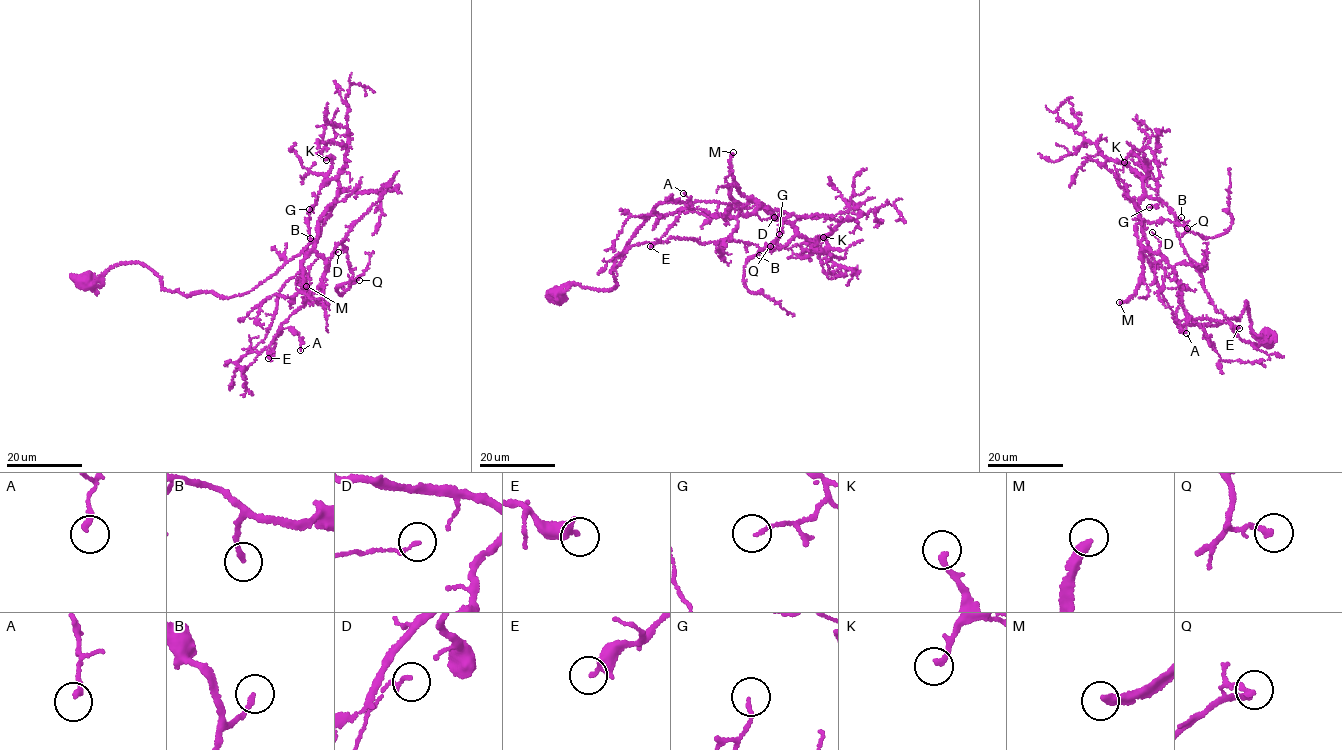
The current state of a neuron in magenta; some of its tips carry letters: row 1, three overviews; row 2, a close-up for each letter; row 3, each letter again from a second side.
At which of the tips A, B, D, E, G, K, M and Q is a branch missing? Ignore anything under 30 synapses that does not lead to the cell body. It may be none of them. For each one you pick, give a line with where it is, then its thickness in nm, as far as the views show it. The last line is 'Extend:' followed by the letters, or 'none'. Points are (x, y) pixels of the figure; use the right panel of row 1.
B: place (1181, 217); calibre 170 nm
M: place (1119, 302); calibre 280 nm
Extend: B, M

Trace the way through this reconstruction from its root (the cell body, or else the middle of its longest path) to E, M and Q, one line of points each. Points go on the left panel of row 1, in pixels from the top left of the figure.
E: (87, 282), (139, 262), (164, 289), (227, 298), (312, 242), (326, 263), (320, 285), (268, 358)
M: (87, 282), (139, 262), (164, 289), (227, 298), (252, 290), (311, 242), (313, 251), (301, 264), (306, 286)
Q: (87, 282), (139, 262), (164, 289), (227, 298), (252, 290), (310, 243), (327, 257), (343, 239), (359, 280)

